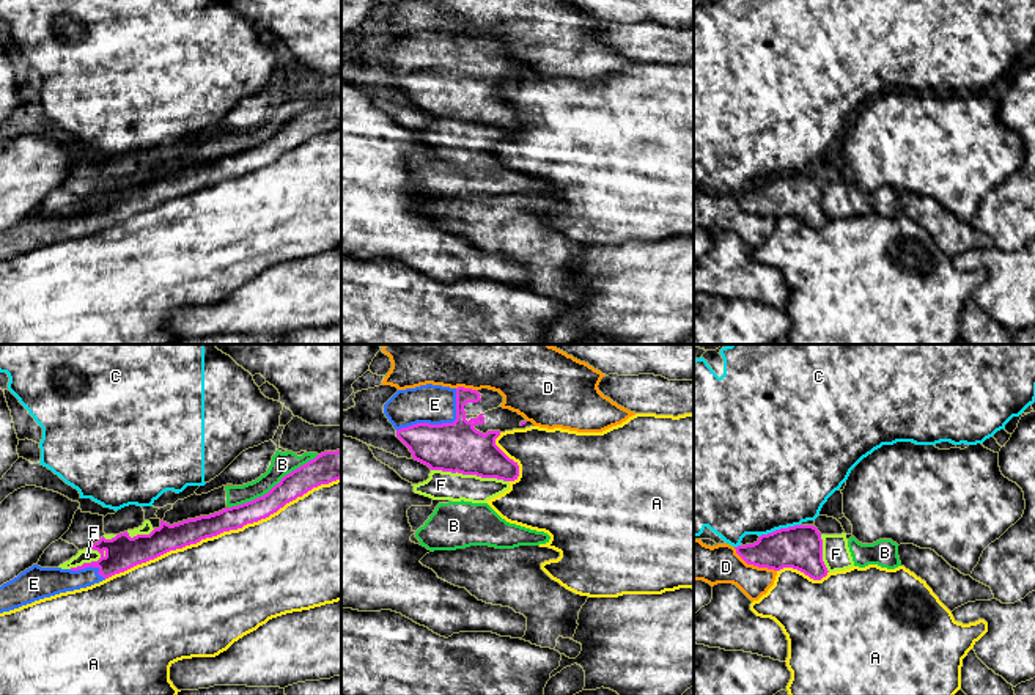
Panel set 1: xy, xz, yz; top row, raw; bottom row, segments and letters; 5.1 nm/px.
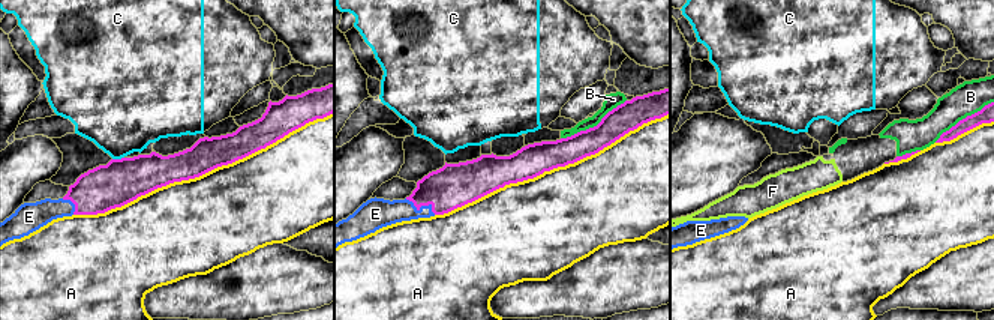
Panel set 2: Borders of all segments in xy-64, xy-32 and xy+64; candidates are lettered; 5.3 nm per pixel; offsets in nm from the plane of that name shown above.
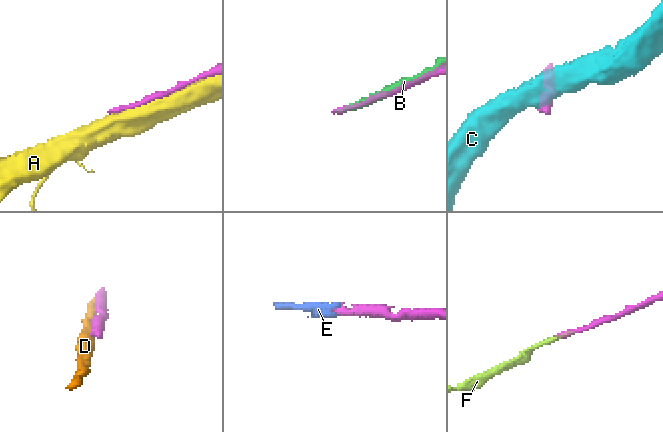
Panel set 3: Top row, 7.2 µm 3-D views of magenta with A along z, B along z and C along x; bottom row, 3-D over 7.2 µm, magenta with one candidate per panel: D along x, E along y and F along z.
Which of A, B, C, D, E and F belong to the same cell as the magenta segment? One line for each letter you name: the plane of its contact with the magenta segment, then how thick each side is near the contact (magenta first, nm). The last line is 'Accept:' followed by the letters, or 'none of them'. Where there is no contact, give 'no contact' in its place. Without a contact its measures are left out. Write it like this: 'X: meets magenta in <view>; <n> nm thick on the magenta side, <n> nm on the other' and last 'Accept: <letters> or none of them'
E: meets magenta in xz; 260 nm thick on the magenta side, 200 nm on the other
Accept: E

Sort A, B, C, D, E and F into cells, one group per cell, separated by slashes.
A / B F / C / D / E

